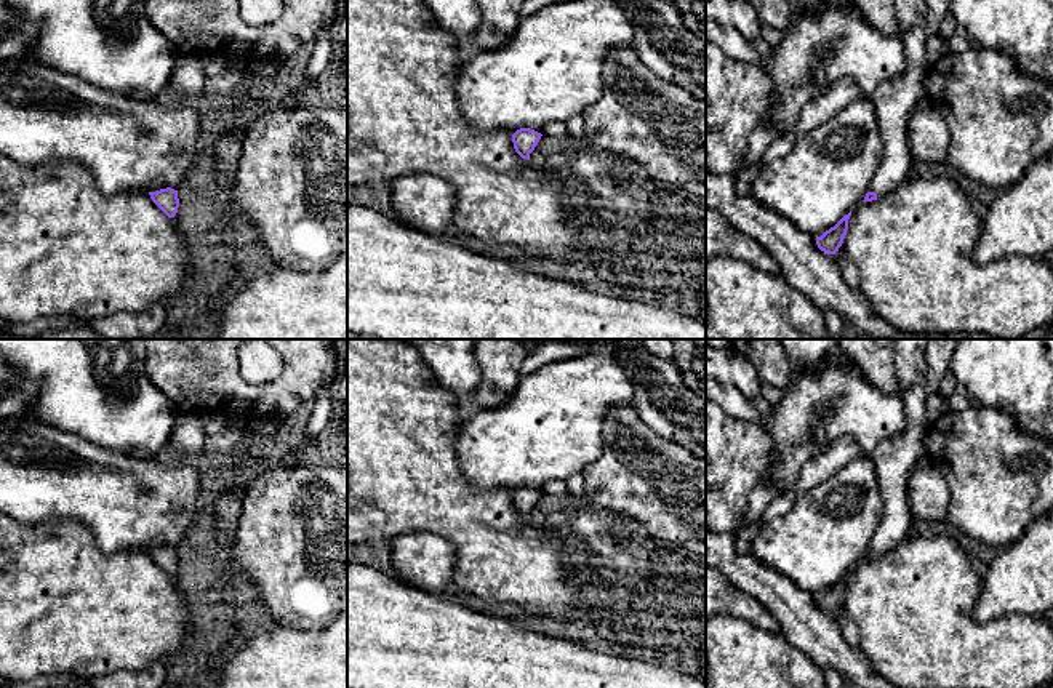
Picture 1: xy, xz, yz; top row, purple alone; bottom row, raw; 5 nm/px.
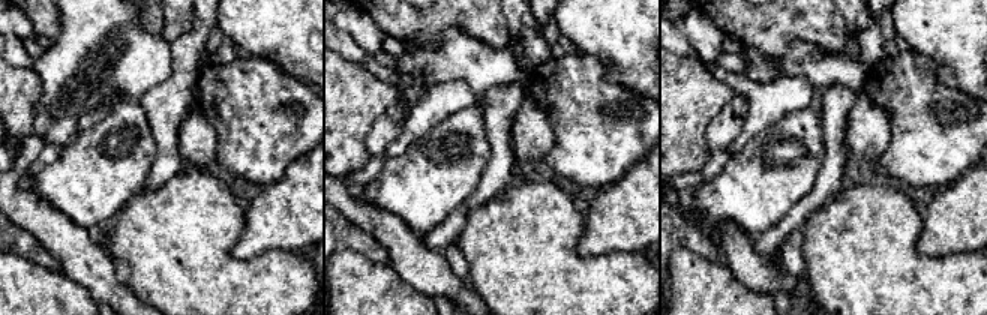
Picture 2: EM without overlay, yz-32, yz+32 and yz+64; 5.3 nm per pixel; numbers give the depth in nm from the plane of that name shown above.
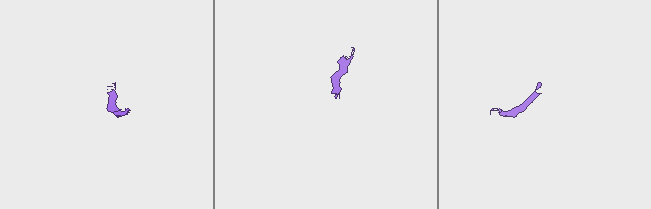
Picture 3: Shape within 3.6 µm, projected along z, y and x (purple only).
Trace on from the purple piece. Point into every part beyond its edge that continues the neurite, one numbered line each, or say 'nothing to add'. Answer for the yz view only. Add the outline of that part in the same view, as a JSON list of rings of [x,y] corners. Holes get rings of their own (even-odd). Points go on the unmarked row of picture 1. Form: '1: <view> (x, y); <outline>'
1: yz (895, 458); [[[930,339],[925,349],[927,373],[922,384],[914,382],[901,392],[906,408],[906,429],[879,443],[869,458],[875,464],[879,486],[885,510],[869,550],[882,557],[893,550],[915,523],[909,509],[909,478],[917,461],[927,454],[923,437],[927,434],[927,398],[939,392],[939,386],[951,366],[957,339]]]

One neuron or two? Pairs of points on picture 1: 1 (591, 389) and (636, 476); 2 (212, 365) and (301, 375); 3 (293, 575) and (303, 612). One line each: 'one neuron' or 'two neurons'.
1: two neurons
2: one neuron
3: one neuron

